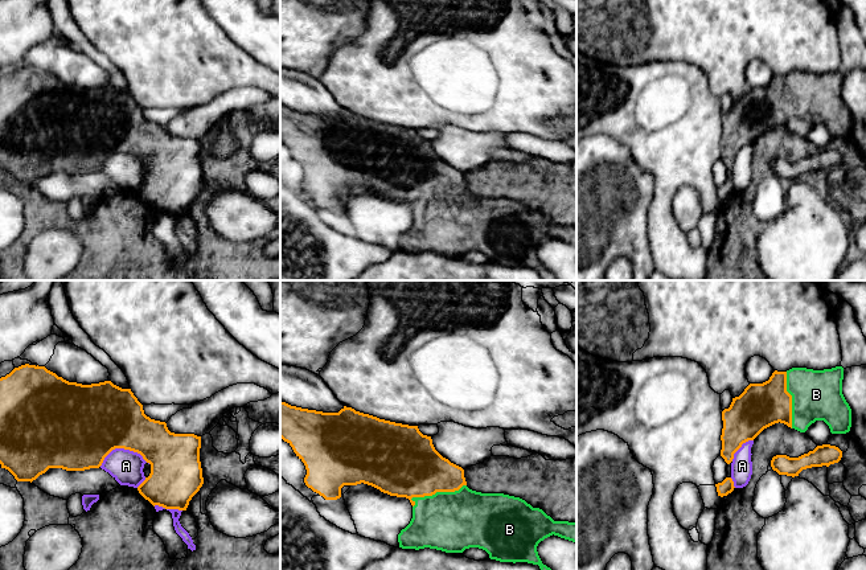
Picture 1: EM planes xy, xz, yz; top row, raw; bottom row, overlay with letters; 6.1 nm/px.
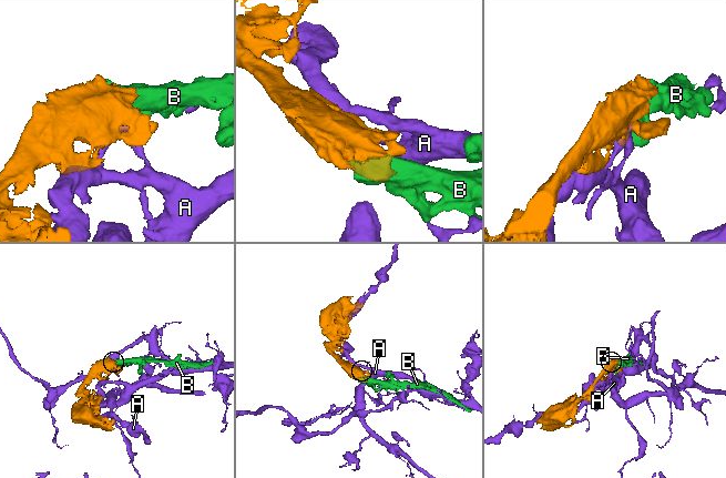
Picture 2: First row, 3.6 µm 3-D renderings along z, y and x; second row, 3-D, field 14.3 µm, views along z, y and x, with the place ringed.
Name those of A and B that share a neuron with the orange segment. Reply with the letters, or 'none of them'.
B

